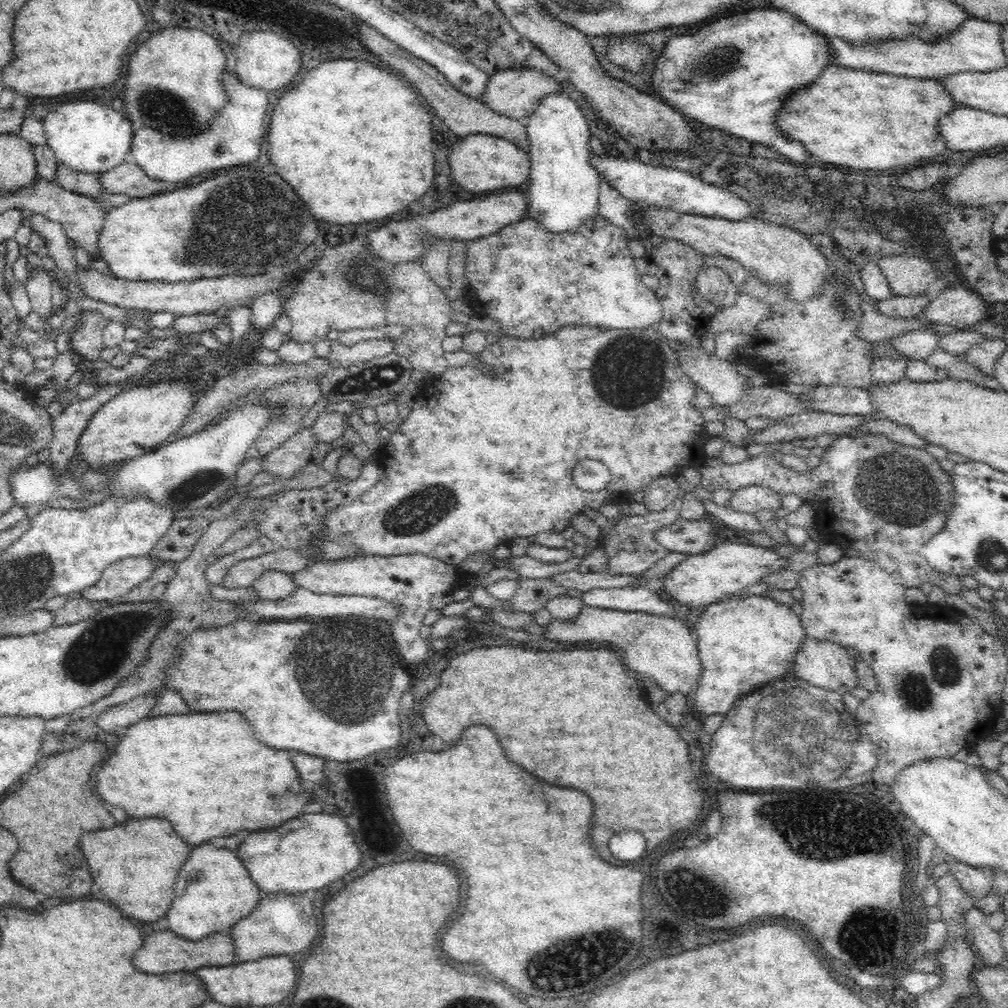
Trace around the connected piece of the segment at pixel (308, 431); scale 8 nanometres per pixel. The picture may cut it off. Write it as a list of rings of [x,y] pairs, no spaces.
[[[302,426],[279,448],[265,456],[262,470],[276,474],[277,481],[290,479],[312,459],[318,444],[311,426]]]

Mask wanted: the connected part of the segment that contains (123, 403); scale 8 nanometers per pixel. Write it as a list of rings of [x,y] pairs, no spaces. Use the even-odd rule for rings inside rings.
[[[171,380],[150,382],[148,385],[140,384],[124,389],[98,409],[81,432],[77,451],[82,454],[82,462],[87,462],[90,468],[120,464],[138,458],[170,441],[169,438],[183,427],[184,421],[193,409],[194,397],[197,395],[193,388],[186,380]]]

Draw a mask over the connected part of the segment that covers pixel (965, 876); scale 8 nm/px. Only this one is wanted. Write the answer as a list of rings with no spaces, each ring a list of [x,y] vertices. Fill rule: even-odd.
[[[952,862],[949,872],[956,878],[962,890],[972,897],[972,900],[982,900],[992,890],[994,880],[992,869]]]

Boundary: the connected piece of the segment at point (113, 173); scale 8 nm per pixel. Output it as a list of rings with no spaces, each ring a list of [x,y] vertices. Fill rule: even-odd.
[[[129,159],[102,173],[99,181],[107,195],[121,193],[132,199],[156,195],[160,187],[164,186],[162,182],[148,178],[141,168]]]

